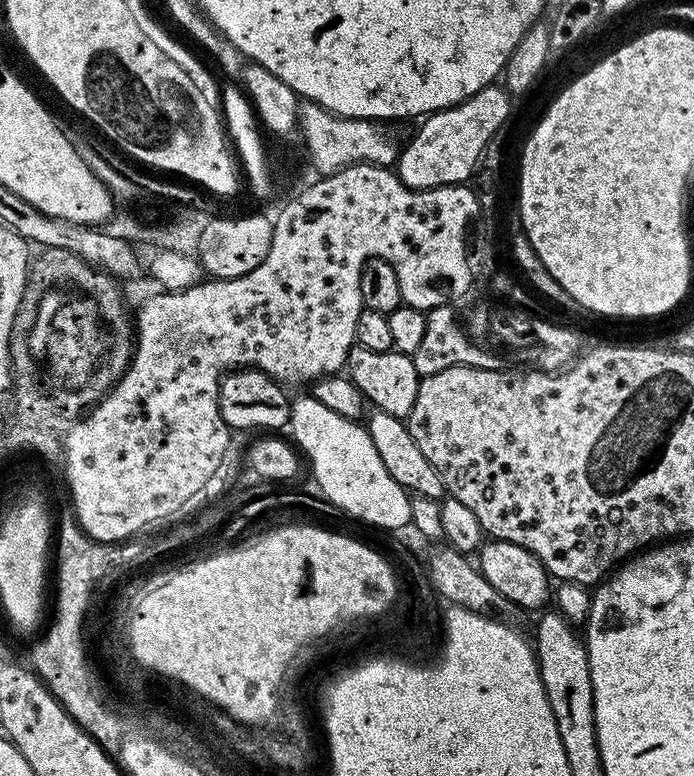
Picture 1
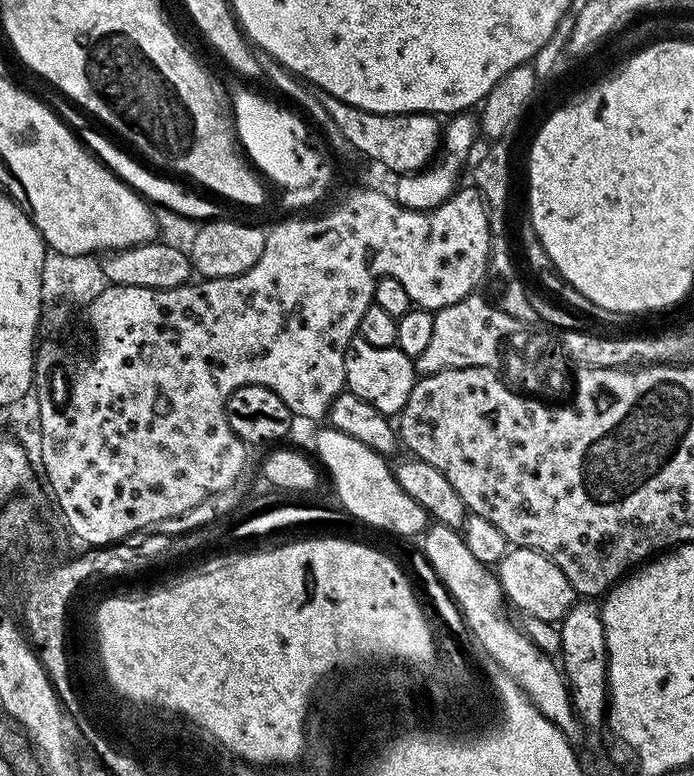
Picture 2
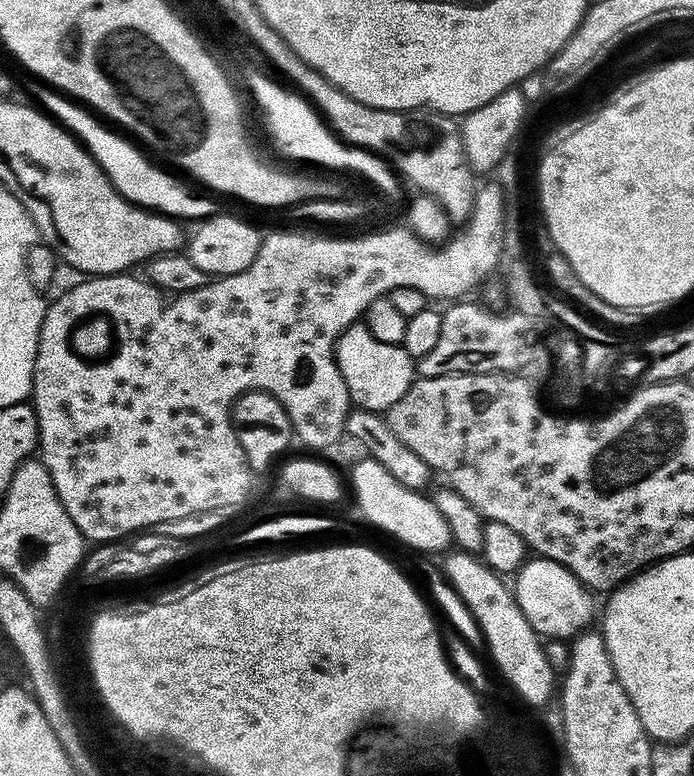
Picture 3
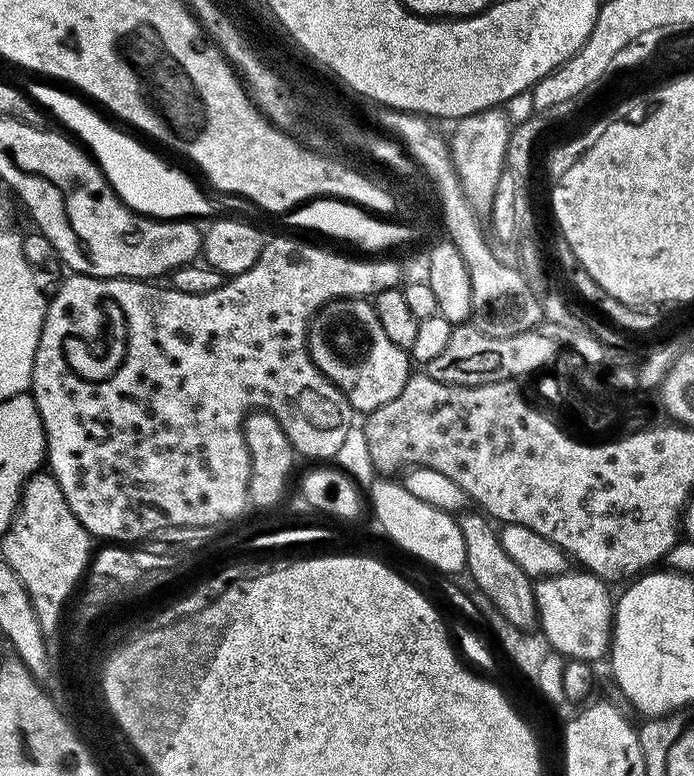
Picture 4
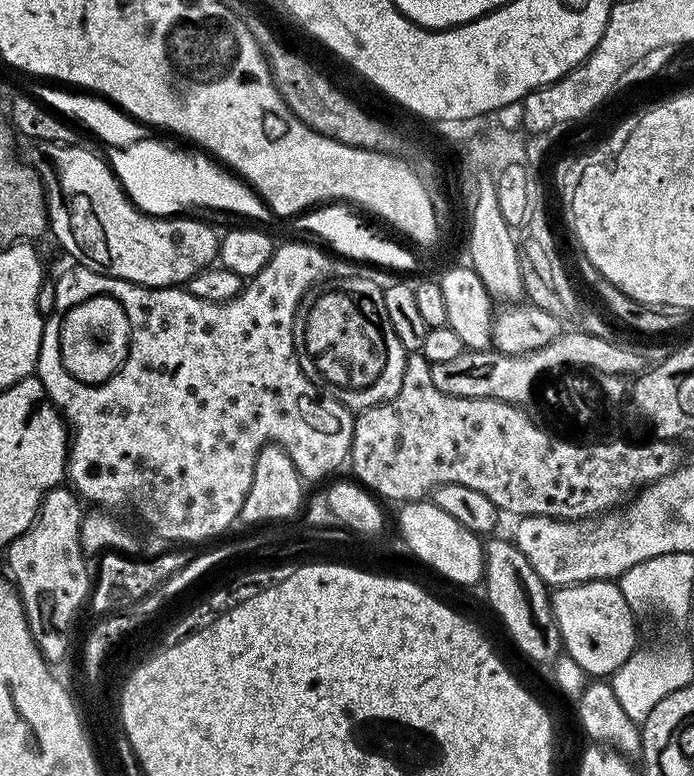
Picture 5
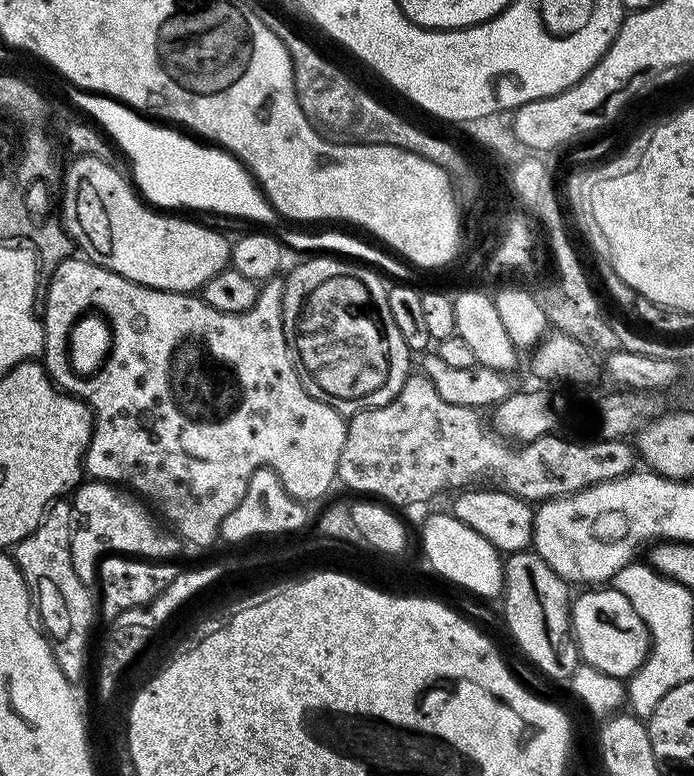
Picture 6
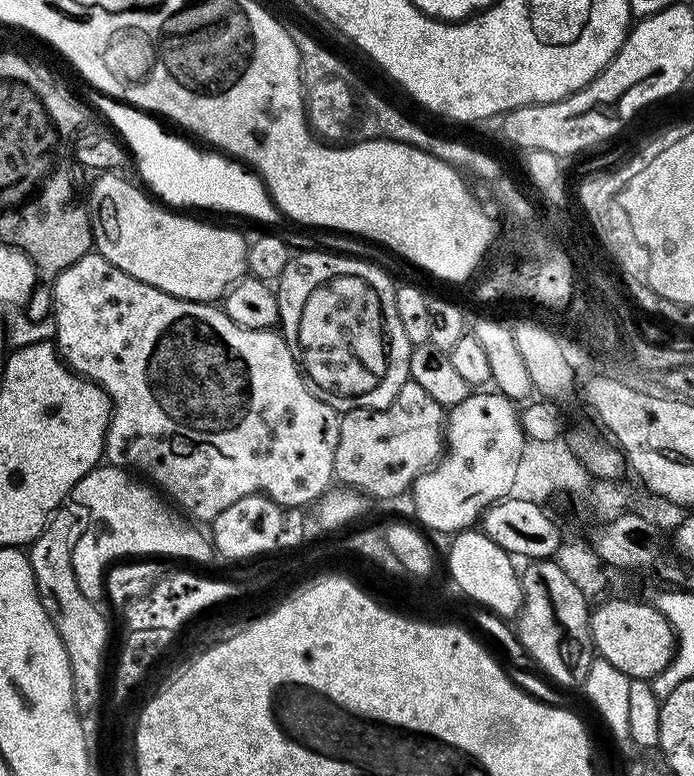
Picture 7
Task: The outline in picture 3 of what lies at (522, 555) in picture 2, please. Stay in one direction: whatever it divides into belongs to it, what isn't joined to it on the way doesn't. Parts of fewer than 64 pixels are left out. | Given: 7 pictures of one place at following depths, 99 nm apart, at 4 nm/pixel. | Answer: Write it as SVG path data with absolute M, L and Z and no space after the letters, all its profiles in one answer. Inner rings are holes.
M528 558L514 573L514 580L517 604L539 637L568 642L591 625L593 593L566 566L553 560Z

